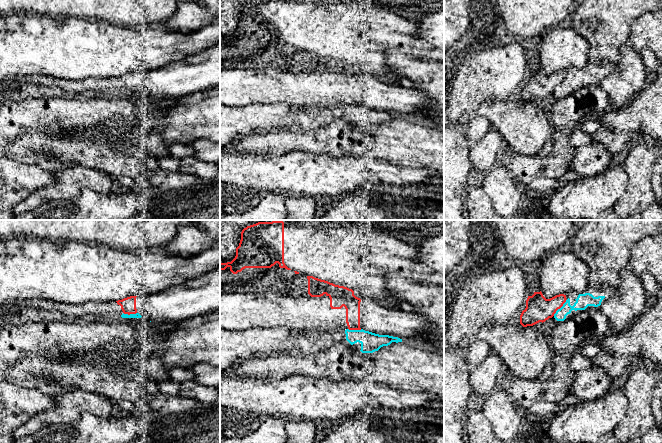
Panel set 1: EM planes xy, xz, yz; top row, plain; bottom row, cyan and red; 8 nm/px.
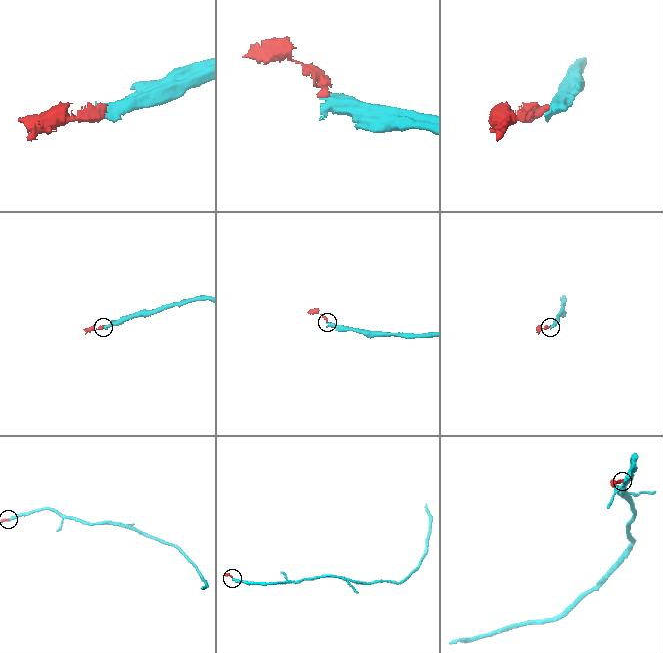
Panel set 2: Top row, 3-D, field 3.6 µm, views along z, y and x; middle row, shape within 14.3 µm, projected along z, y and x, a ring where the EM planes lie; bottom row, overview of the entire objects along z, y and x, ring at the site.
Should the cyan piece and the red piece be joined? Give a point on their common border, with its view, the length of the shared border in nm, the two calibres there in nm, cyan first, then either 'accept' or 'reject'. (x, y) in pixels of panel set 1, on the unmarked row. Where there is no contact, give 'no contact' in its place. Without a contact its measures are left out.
contact yz (561, 83); length 180 nm; calibres 110 and 200 nm; reject

